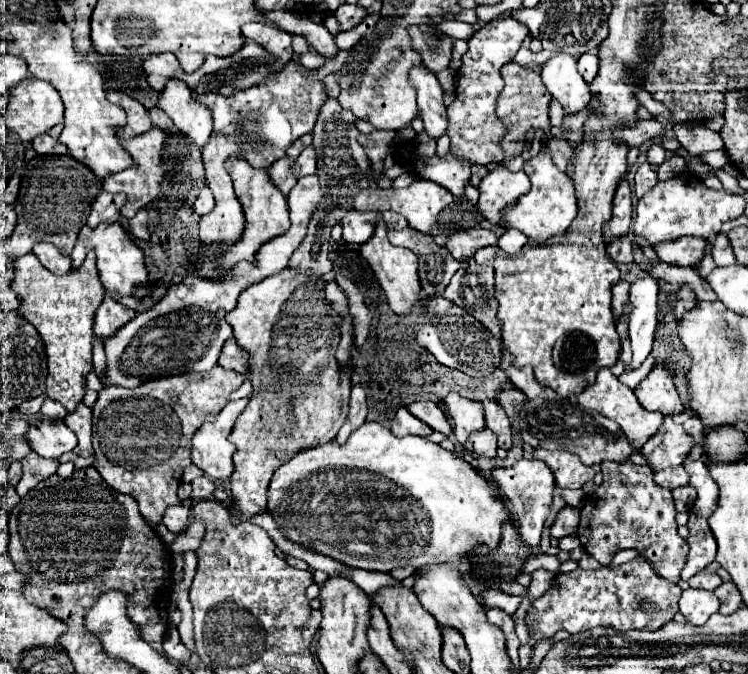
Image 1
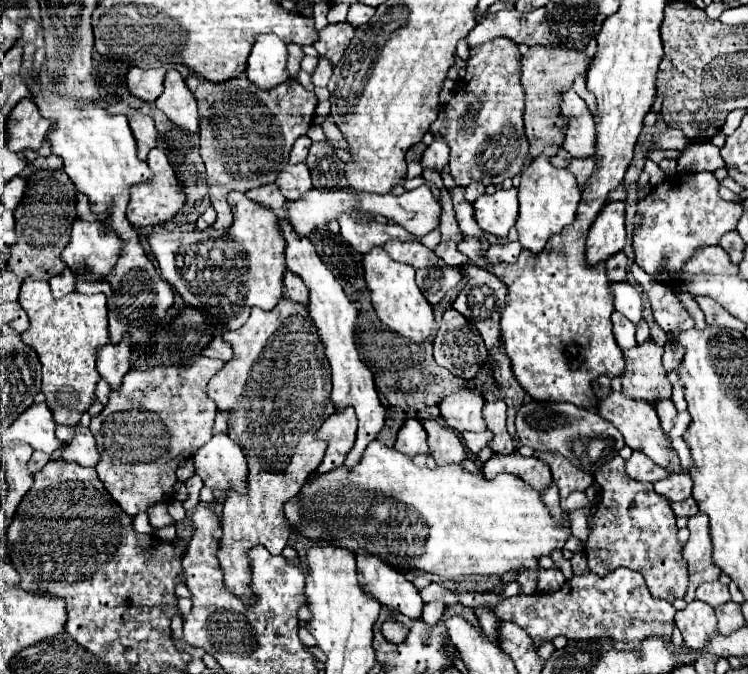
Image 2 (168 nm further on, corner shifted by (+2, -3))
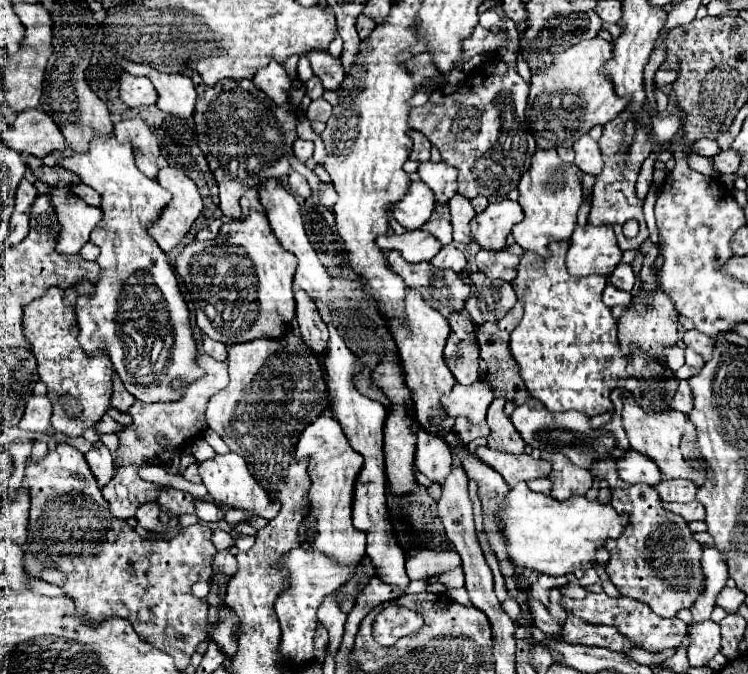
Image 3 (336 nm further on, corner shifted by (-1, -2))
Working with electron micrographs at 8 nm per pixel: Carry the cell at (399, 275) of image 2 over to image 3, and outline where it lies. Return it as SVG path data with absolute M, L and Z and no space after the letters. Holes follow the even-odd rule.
M407 287L405 289L405 301L403 301L403 317L391 317L389 319L389 329L393 339L397 341L399 355L401 355L401 365L405 371L405 381L413 397L415 405L415 417L421 425L421 429L429 431L431 435L443 437L453 429L453 421L445 415L443 407L439 405L441 397L451 391L455 385L453 373L449 373L445 361L443 361L443 347L445 339L449 335L449 323L447 319L435 311L431 305L425 303L425 299L419 295L417 289Z

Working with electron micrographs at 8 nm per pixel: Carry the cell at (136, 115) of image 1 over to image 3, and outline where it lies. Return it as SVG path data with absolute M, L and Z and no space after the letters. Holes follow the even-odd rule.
M135 117L135 119L121 119L113 123L113 133L117 139L129 139L135 149L135 163L139 171L143 171L147 177L157 177L157 171L167 165L157 137L151 133L149 125Z

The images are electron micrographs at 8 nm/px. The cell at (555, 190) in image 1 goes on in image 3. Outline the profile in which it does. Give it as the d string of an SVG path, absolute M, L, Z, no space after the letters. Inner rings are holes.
M539 149L531 159L531 169L519 181L519 205L525 211L525 219L513 227L515 243L521 245L525 251L549 257L547 245L551 241L565 241L575 231L575 217L581 201L583 191L579 167L575 163L563 163L555 149Z

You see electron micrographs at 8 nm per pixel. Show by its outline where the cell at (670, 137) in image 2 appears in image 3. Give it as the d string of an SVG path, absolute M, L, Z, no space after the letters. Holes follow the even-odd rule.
M699 139L699 141L691 143L691 151L693 153L699 153L699 155L705 155L705 157L713 157L719 151L719 145L717 145L717 141Z

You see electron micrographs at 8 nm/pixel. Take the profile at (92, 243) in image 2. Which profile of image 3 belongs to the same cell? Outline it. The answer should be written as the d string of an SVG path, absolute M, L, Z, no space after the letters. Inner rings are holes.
M69 187L51 189L51 197L61 223L57 251L61 255L75 255L77 249L89 241L89 235L103 219L103 213L99 207L73 199Z

